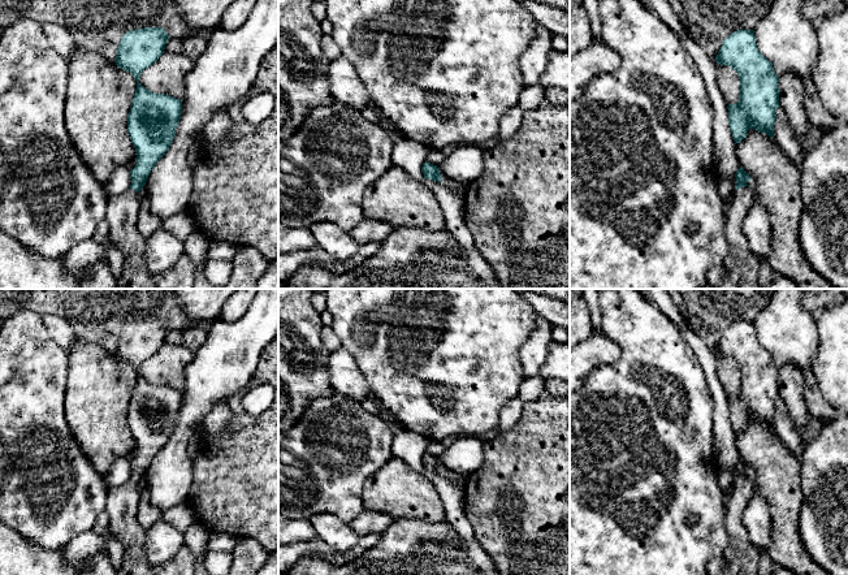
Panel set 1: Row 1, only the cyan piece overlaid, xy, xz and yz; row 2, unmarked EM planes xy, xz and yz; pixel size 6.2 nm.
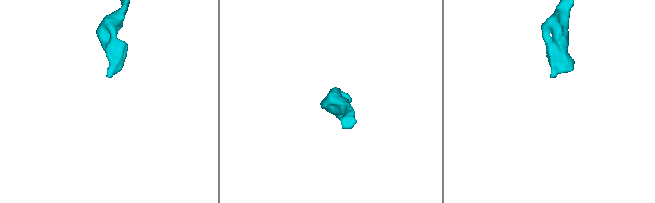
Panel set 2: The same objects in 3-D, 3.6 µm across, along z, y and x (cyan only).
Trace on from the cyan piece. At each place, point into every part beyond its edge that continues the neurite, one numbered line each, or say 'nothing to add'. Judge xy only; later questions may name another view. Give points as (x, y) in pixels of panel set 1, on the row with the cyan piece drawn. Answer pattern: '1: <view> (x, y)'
1: xy (122, 210)

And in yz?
1: yz (740, 269)

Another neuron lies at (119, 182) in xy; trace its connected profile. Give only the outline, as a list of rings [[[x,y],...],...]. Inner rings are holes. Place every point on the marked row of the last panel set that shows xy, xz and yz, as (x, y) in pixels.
[[[117,167],[103,187],[108,196],[114,196],[126,193],[130,185],[130,169],[127,167]]]

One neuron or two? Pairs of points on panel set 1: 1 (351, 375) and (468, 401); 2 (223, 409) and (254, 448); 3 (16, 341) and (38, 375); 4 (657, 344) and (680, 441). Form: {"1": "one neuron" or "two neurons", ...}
{"1": "two neurons", "2": "two neurons", "3": "one neuron", "4": "one neuron"}

